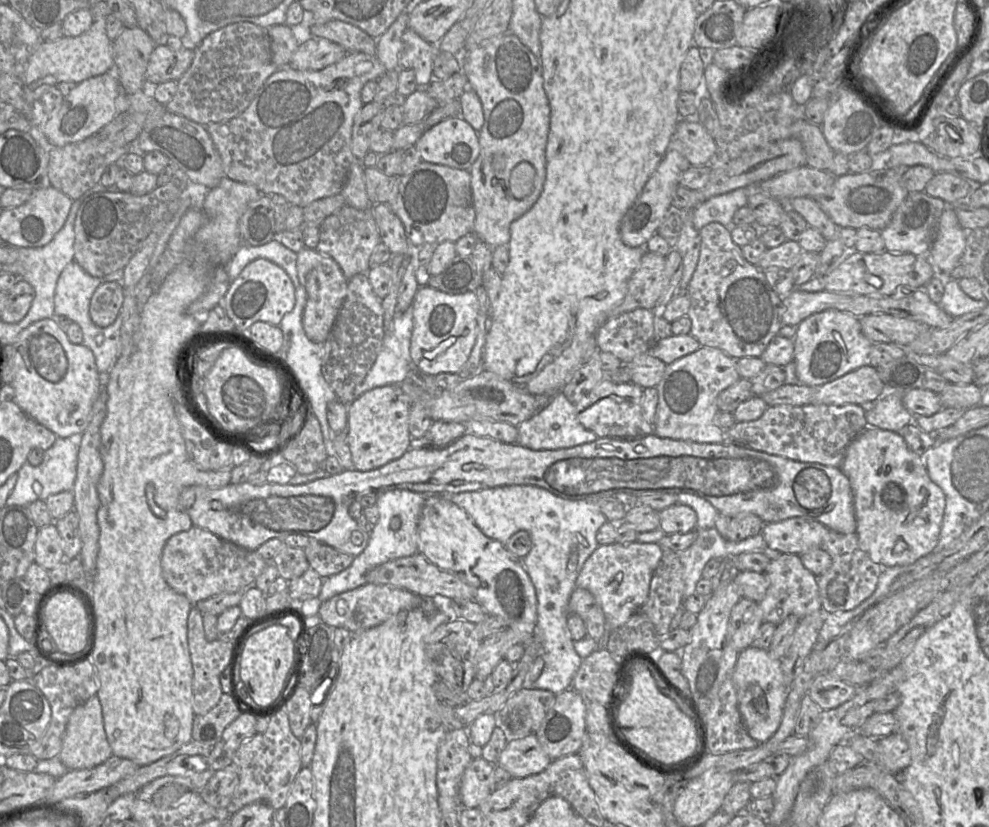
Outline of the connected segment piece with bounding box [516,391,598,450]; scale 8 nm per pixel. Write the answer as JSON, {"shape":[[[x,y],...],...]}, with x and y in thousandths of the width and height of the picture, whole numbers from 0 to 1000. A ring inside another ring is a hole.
{"shape":[[[568,473],[561,475],[555,489],[524,514],[522,536],[538,544],[577,542],[602,533],[605,527],[593,519],[583,507],[581,489]]]}

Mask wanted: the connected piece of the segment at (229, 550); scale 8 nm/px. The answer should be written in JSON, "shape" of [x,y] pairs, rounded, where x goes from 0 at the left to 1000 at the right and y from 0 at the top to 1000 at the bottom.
{"shape":[[[196,635],[190,642],[173,648],[166,660],[163,675],[169,706],[188,721],[194,730],[223,717],[249,713],[257,707],[271,681],[259,666],[244,663]]]}

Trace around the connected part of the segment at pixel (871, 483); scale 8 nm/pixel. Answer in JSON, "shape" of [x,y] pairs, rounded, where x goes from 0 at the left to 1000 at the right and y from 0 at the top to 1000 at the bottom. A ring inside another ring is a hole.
{"shape":[[[877,516],[857,538],[849,563],[862,594],[868,658],[893,686],[916,684],[940,670],[948,658],[956,617],[956,599],[941,582],[931,551],[922,547],[910,522]]]}

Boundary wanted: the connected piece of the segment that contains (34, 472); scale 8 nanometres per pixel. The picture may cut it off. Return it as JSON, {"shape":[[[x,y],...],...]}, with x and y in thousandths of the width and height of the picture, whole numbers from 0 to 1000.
{"shape":[[[73,526],[70,530],[58,530],[57,534],[44,547],[43,557],[38,563],[33,563],[26,557],[17,571],[18,580],[6,606],[6,611],[28,612],[37,605],[46,606],[54,597],[73,594],[78,574],[79,528],[82,528],[82,526]]]}

